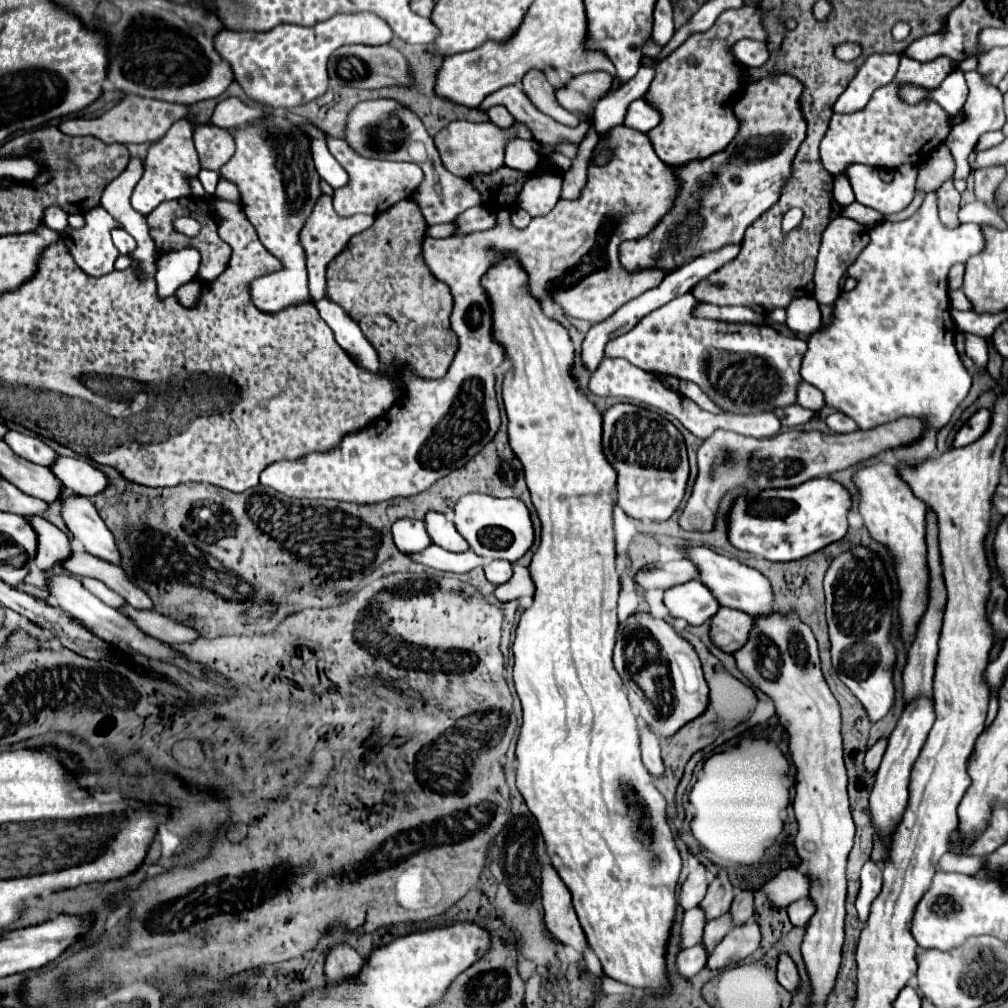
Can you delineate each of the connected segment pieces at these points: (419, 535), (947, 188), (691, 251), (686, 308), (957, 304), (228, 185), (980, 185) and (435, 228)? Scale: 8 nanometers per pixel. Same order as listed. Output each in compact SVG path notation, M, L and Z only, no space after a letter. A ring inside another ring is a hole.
M399 519L393 523L393 541L397 549L405 555L419 553L431 545L431 537L427 535L425 523L415 519Z
M947 180L940 186L937 193L937 205L939 205L939 217L947 227L957 227L957 211L959 211L959 193L954 186L953 180Z
M783 73L747 85L735 103L735 117L739 121L737 137L733 137L725 151L719 151L705 161L691 161L689 165L677 167L681 169L681 197L677 197L673 213L665 213L661 225L655 225L645 237L621 243L619 261L623 269L677 269L693 261L693 257L701 257L701 253L743 241L745 229L779 199L779 191L791 175L791 161L805 139L805 119L799 111L799 97L801 83L795 77Z
M691 293L675 297L645 315L629 333L611 339L605 355L623 357L643 371L693 381L727 413L761 413L795 403L795 387L801 381L799 367L807 351L805 341L783 337L769 325L697 319L691 315L693 303L697 303L697 299ZM715 353L719 353L717 359L713 357ZM721 377L723 383L715 381Z
M955 289L951 293L951 307L953 309L963 309L963 311L969 311L973 307L973 303L965 297L965 293L961 289Z
M219 177L215 197L221 199L221 201L229 201L229 203L239 203L241 201L239 193L237 193L237 185L233 185L231 181L225 181L223 177Z
M997 165L991 169L975 169L975 195L977 199L981 199L985 205L989 205L993 201L993 193L997 189L997 185L1005 179L1005 167Z
M445 223L445 225L431 225L427 233L429 233L431 237L449 237L449 235L453 235L453 233L455 233L455 229L457 229L457 225L455 225L455 223Z

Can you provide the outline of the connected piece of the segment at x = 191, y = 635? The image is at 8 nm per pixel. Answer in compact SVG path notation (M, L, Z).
M125 605L121 611L129 615L139 625L139 629L151 637L157 637L159 641L169 641L173 645L181 641L195 641L199 637L197 631L179 621L165 619L165 615L153 615L153 611L135 611L131 605Z

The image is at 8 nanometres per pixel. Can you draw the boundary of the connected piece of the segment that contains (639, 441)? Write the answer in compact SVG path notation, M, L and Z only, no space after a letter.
M617 403L603 413L603 451L609 453L609 463L617 471L617 505L629 517L639 521L667 521L675 513L685 497L689 463L683 435L667 419L645 407Z

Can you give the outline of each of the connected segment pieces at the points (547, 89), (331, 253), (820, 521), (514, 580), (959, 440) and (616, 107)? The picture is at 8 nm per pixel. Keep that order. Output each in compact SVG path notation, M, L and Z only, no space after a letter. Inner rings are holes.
M531 69L523 77L523 91L537 105L539 111L553 117L555 121L559 121L559 123L563 123L567 127L577 127L581 123L581 119L577 115L569 113L567 109L563 109L557 103L555 95L553 95L553 85L545 79L543 73L537 73L537 69Z
M321 193L321 197L315 201L313 213L307 217L307 221L299 233L299 241L301 241L301 245L305 249L305 257L307 257L309 293L313 299L325 297L325 269L327 269L327 265L335 259L335 255L339 255L343 251L352 236L369 228L374 221L374 216L366 214L357 214L348 218L337 217L337 213L333 211L333 197L329 197L327 193Z
M829 477L805 481L789 489L763 489L755 499L737 499L727 515L727 539L739 551L767 561L795 561L847 533L849 491Z
M515 565L513 577L507 583L497 585L495 591L493 591L493 597L501 603L507 603L507 601L519 599L523 595L533 595L533 591L535 591L535 585L529 577L529 569L525 569L521 565Z
M979 409L977 413L973 413L973 415L963 423L963 427L957 431L955 441L953 441L953 447L963 447L963 445L969 445L969 443L973 443L975 439L979 439L979 437L987 431L989 419L991 419L991 411L989 411L989 409Z
M641 67L631 81L623 83L617 91L597 101L593 111L593 125L599 135L605 135L611 127L623 123L629 103L643 97L643 93L649 89L651 79L653 79L653 71L649 67Z

